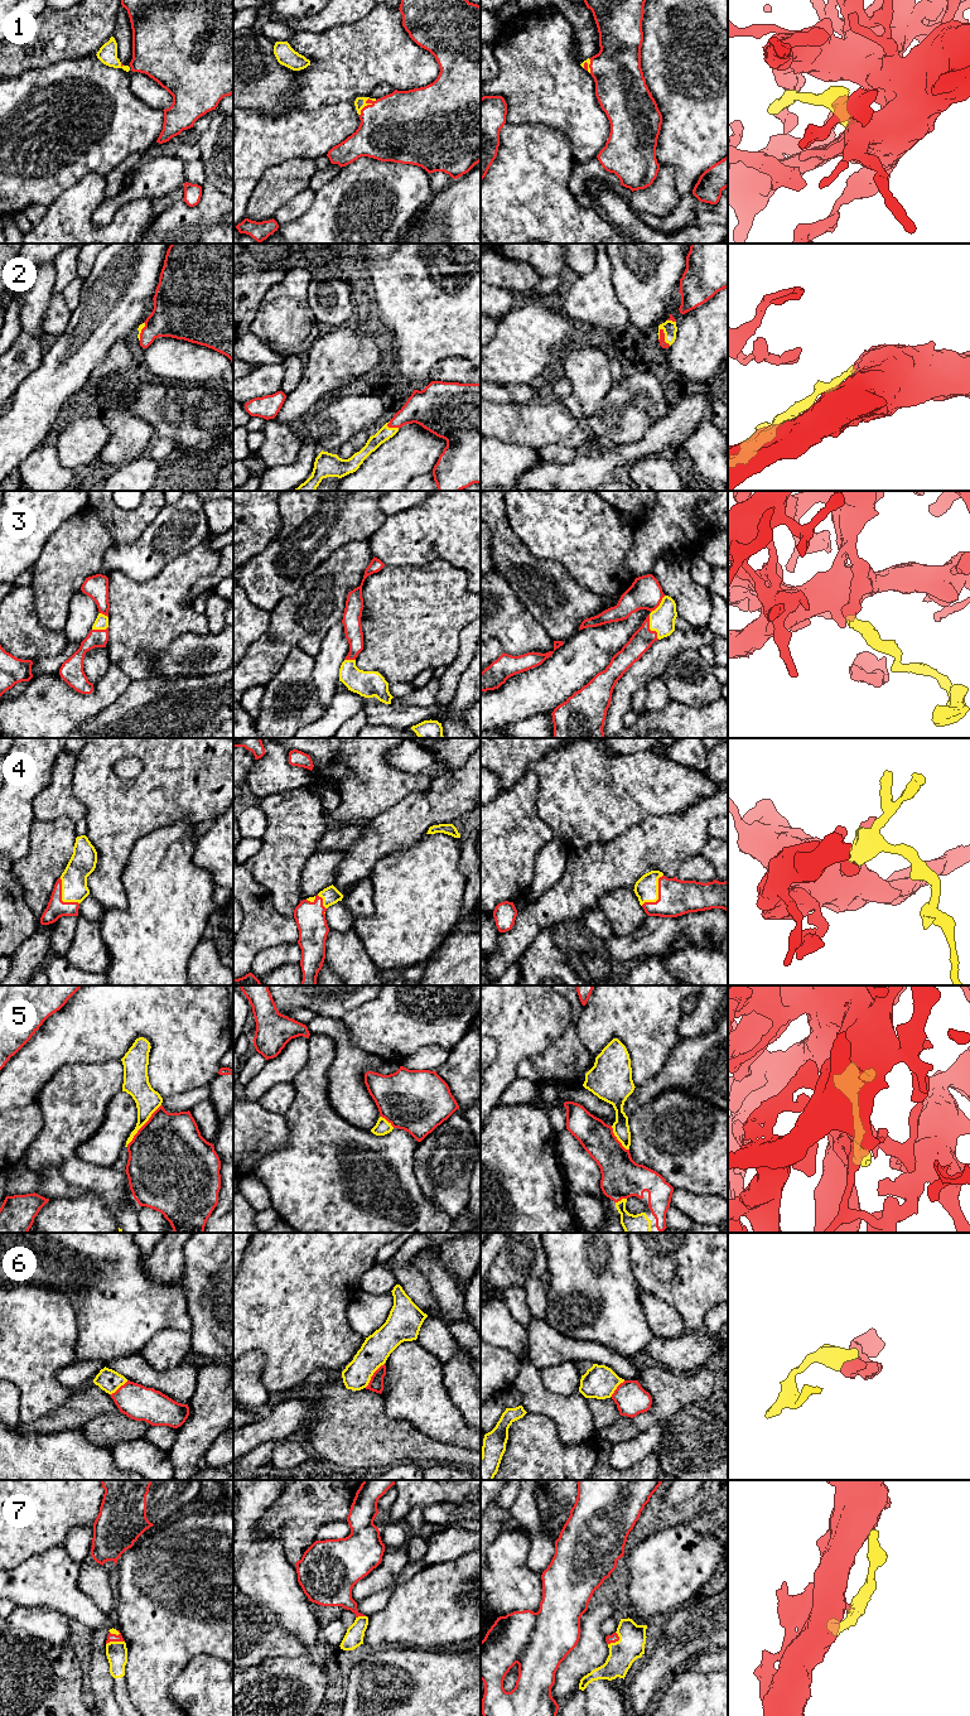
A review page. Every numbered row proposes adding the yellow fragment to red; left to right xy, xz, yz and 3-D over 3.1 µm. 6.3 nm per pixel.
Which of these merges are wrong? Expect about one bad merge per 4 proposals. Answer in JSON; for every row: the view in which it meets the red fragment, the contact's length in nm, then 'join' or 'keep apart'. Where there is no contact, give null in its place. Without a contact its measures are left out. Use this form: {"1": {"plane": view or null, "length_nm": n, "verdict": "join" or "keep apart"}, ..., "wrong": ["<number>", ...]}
{"1": {"plane": "xz", "length_nm": 150, "verdict": "join"}, "2": {"plane": "yz", "length_nm": 130, "verdict": "join"}, "3": {"plane": "yz", "length_nm": 170, "verdict": "join"}, "4": {"plane": "yz", "length_nm": 240, "verdict": "join"}, "5": {"plane": "xy", "length_nm": 340, "verdict": "join"}, "6": {"plane": "xz", "length_nm": 200, "verdict": "keep apart"}, "7": {"plane": "xy", "length_nm": 120, "verdict": "join"}, "wrong": ["6"]}

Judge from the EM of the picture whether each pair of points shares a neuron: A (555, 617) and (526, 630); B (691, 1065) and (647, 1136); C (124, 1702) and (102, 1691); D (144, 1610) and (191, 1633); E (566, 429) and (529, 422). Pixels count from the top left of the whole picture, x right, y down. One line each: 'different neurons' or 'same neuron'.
A: different neurons
B: different neurons
C: different neurons
D: same neuron
E: same neuron

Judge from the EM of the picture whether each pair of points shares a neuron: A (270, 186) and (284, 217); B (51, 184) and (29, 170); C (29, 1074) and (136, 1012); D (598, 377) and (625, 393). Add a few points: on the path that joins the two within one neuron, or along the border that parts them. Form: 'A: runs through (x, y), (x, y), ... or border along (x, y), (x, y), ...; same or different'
A: border along (304, 189), (295, 193), (273, 217); different
B: runs through (46, 179), (34, 170); same
C: runs through (56, 1047), (67, 1036), (96, 1025), (110, 1012); same
D: border along (614, 384), (597, 410); different

